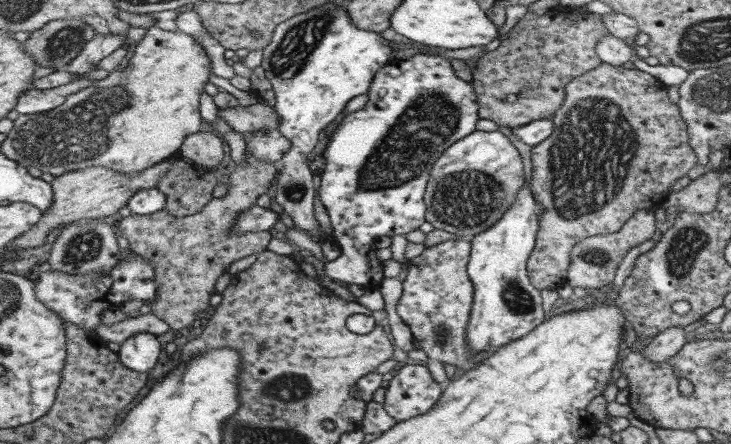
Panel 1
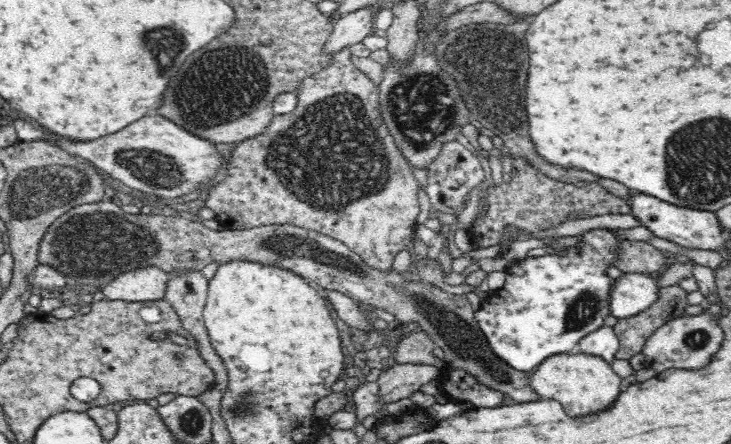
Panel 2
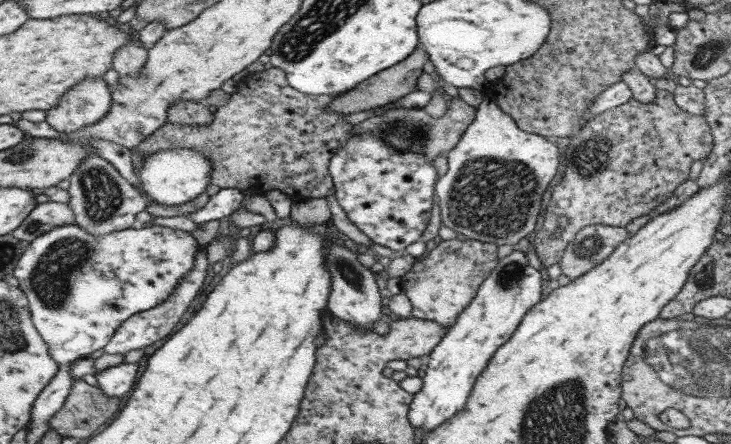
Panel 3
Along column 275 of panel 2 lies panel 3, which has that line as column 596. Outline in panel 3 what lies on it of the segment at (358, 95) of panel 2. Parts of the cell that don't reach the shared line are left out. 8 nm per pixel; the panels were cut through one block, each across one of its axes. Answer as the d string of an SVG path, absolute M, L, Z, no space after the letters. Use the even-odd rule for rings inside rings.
M655 88L655 98L649 104L629 98L619 106L591 115L569 136L565 150L565 168L589 178L589 182L559 182L551 190L541 230L532 240L540 264L547 268L558 263L566 245L585 226L624 228L635 217L648 214L688 179L691 162L705 160L711 145L713 140L704 116L681 110L667 90ZM561 216L567 218L567 225L555 238Z

